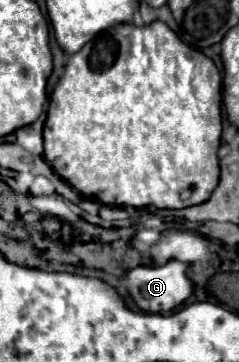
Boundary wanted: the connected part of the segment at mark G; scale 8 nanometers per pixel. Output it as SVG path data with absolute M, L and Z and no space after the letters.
M169 261L161 267L135 267L127 271L127 289L141 311L167 313L181 305L191 293L193 283L185 275L187 265Z

